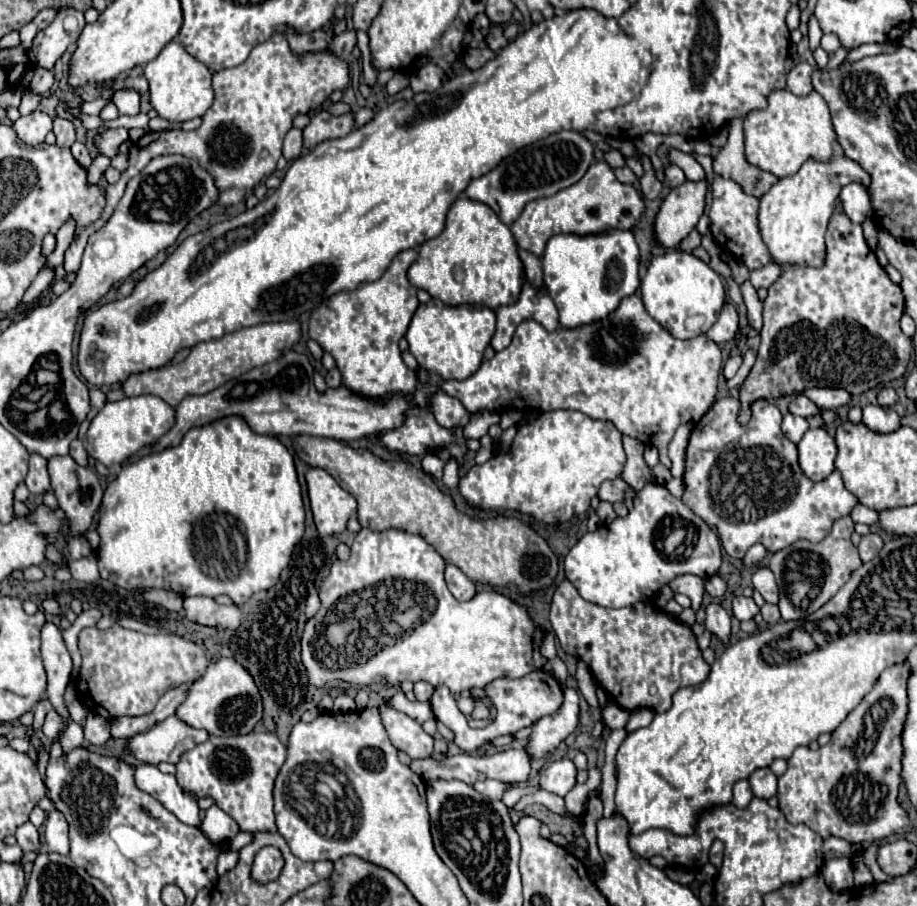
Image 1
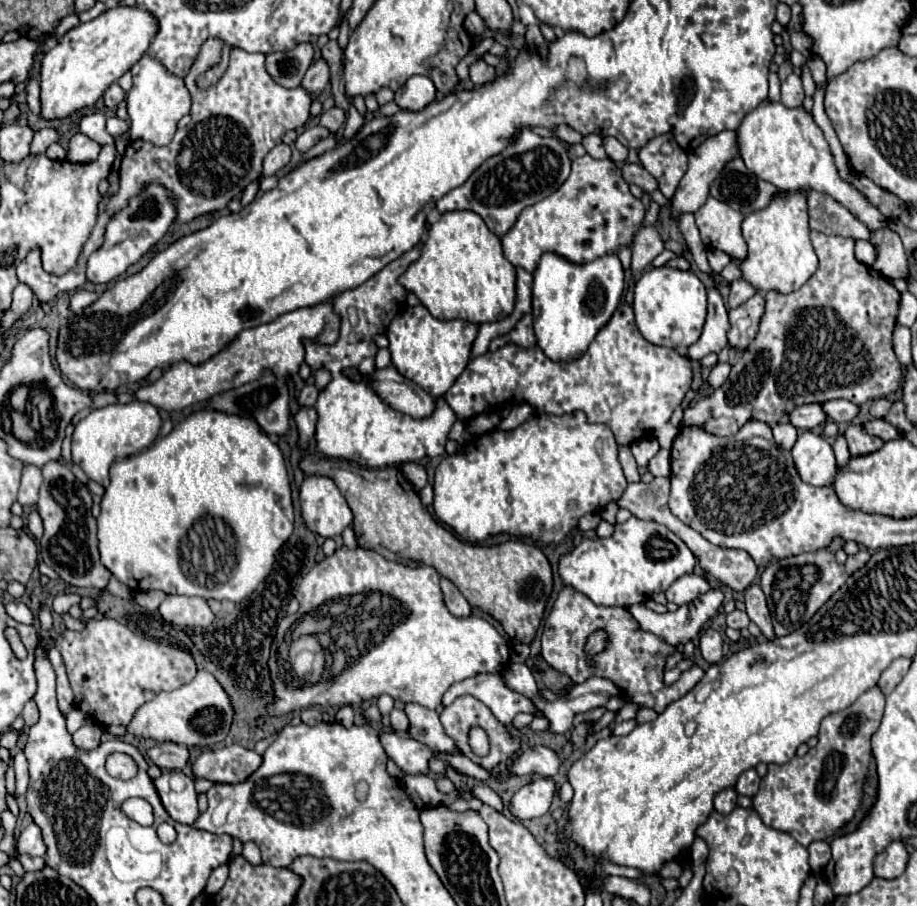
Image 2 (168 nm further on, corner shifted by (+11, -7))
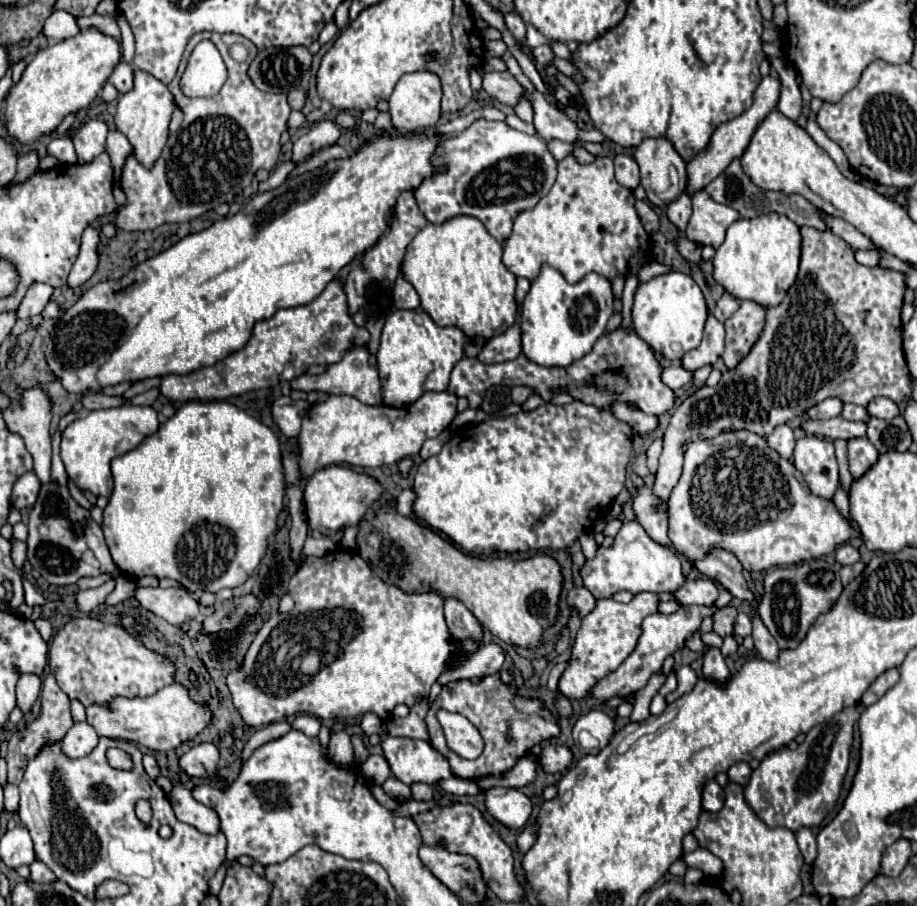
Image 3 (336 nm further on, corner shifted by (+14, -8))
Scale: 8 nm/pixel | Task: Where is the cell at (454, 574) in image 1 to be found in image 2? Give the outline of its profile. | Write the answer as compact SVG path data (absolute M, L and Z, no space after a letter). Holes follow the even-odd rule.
M441 577L441 591L443 591L443 601L447 605L447 609L455 615L455 617L467 617L471 613L471 605L467 603L467 599L461 595L461 591L445 577Z

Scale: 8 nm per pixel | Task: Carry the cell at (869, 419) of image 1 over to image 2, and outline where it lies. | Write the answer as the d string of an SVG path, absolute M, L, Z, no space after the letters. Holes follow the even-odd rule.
M857 423L857 425L849 425L847 431L845 431L845 437L847 437L847 443L849 443L849 451L851 455L865 455L865 453L873 453L877 449L883 447L883 441L875 435L869 435L865 429L863 429L863 423Z

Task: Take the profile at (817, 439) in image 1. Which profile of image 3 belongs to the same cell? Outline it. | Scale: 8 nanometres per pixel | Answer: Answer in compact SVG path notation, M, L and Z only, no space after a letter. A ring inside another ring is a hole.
M804 436L796 440L792 464L804 476L812 494L832 500L838 488L838 464L832 440L816 436Z

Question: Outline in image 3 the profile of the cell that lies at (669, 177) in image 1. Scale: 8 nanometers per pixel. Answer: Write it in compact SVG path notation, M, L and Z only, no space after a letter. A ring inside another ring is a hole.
M620 154L614 158L614 168L616 168L616 180L634 190L638 184L640 184L640 170L638 170L638 164L632 156L626 156L626 154Z

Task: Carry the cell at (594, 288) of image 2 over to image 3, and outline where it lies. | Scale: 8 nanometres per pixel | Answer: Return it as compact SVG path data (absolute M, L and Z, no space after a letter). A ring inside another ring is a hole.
M542 266L522 302L522 354L540 366L570 366L588 354L596 340L606 332L606 324L614 314L612 302L612 288L604 276L592 272L580 282L568 284L558 270Z

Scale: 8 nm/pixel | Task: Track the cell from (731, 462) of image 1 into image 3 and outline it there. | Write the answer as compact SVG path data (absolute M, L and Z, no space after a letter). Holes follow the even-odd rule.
M746 430L722 432L712 440L696 440L684 456L680 482L668 498L668 538L674 550L688 562L706 558L712 548L732 552L744 570L762 572L772 566L790 566L832 554L836 546L858 532L840 516L834 502L814 496L794 464L774 452L762 436Z

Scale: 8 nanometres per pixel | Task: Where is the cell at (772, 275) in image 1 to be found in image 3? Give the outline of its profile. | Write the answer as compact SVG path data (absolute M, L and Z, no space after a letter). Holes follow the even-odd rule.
M724 294L718 304L716 304L716 310L714 310L714 316L720 320L720 322L726 322L736 310L738 310L740 302L736 298L732 298L730 294Z

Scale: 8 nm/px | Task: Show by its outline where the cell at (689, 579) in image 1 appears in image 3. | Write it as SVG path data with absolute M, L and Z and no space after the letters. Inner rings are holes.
M696 578L696 580L686 580L684 586L680 590L674 592L674 596L678 598L680 604L690 606L690 604L712 604L716 602L720 590L718 584L710 578Z

